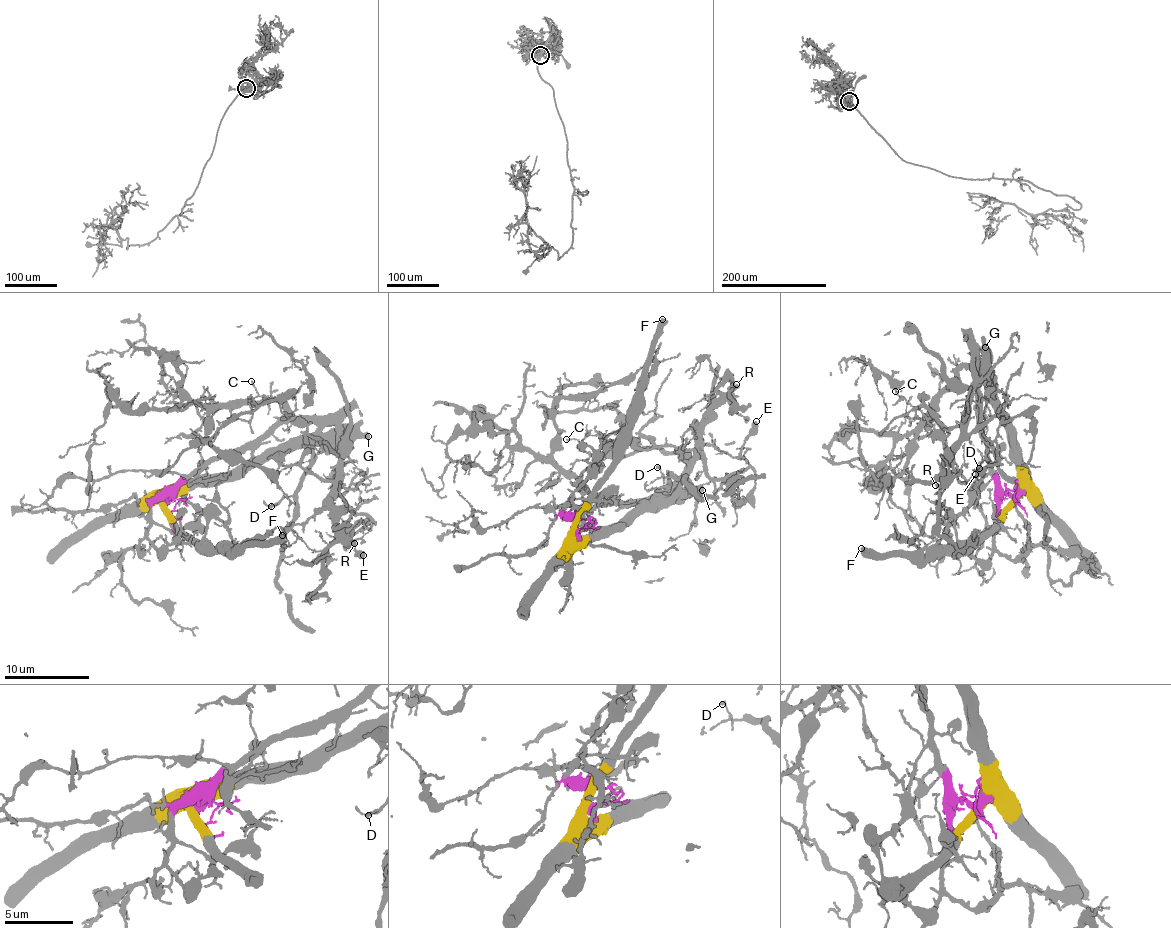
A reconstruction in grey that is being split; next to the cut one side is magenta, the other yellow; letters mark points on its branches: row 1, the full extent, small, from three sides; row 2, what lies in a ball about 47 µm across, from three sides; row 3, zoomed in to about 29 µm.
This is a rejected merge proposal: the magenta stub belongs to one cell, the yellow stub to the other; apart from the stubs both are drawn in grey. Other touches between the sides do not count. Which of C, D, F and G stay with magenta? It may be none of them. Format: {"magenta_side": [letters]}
{"magenta_side": ["C", "D"]}

